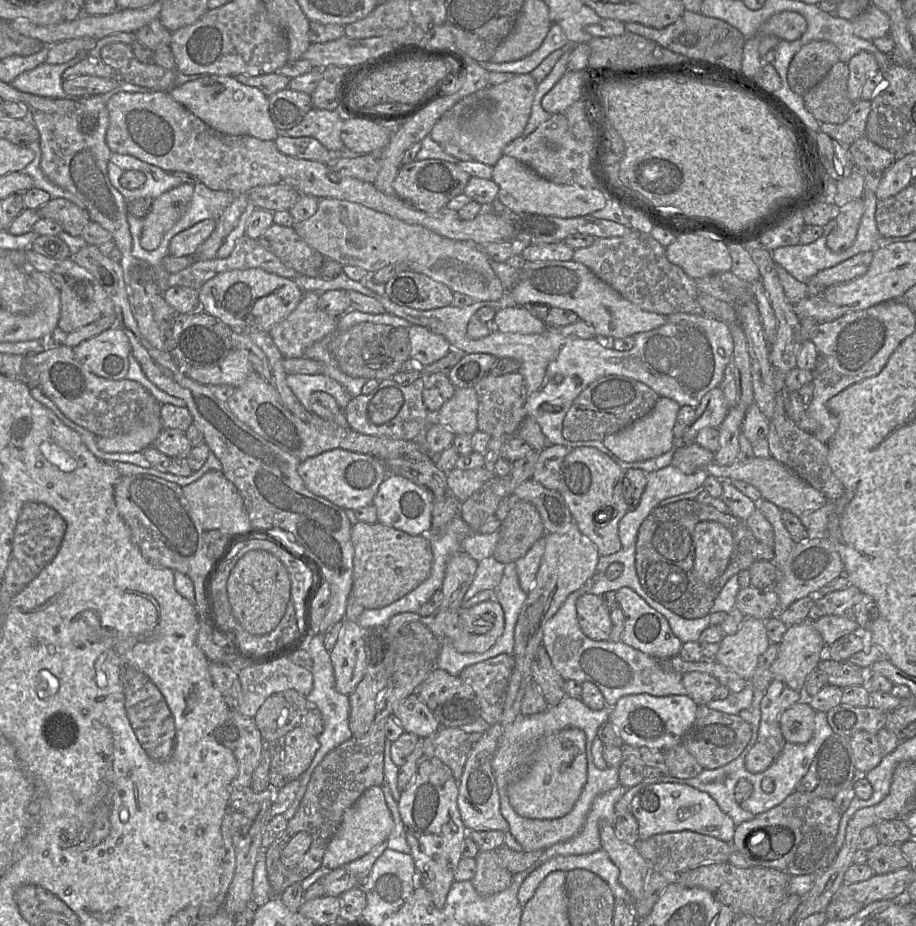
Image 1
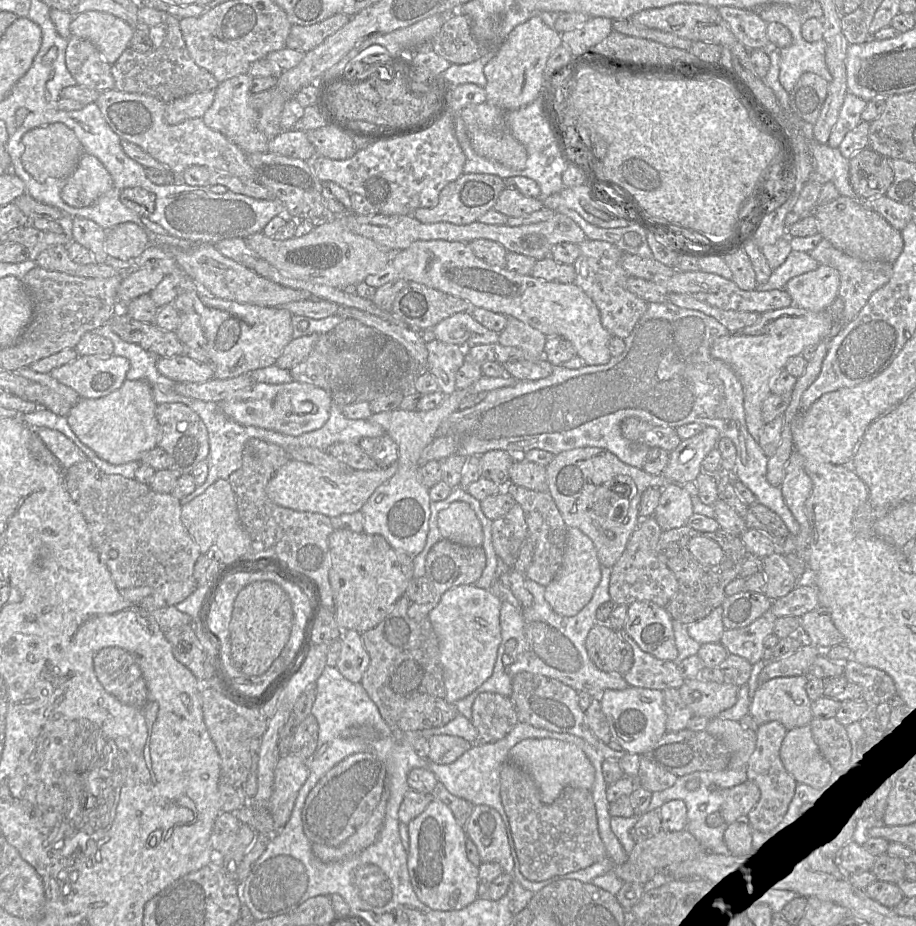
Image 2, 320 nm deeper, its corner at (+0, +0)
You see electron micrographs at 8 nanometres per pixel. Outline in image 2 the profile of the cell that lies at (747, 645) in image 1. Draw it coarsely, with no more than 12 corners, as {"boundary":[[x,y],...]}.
{"boundary":[[685,680],[679,692],[694,716],[711,720],[736,704],[730,682]]}

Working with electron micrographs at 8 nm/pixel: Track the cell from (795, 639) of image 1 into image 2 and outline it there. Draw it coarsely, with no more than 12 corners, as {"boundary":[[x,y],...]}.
{"boundary":[[810,676],[770,679],[756,689],[749,714],[756,726],[810,725]]}

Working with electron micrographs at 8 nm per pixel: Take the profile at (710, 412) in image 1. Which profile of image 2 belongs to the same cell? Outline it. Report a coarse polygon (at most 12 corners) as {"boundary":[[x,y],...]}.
{"boundary":[[707,426],[670,452],[662,475],[671,484],[695,482],[719,431]]}

